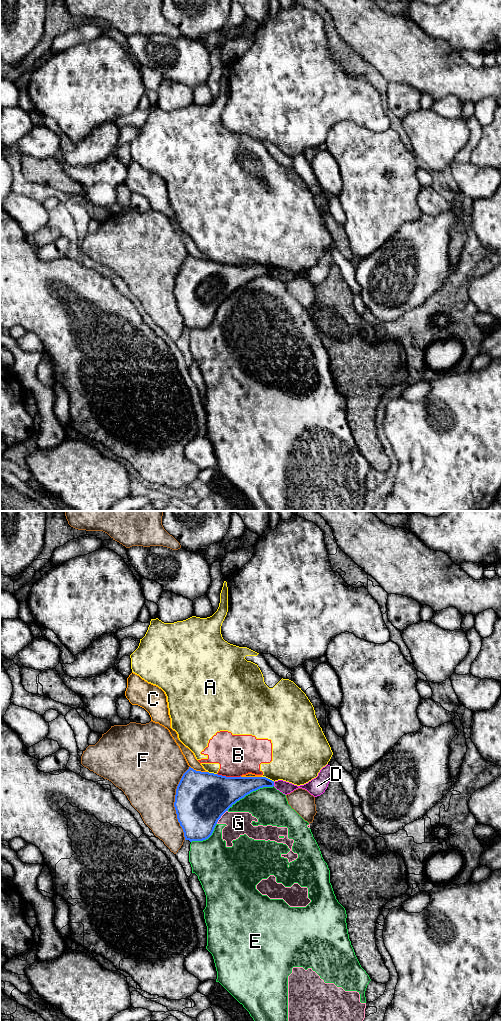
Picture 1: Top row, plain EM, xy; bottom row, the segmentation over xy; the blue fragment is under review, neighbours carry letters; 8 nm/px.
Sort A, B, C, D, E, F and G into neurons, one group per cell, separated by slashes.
A B / C / D / E G / F

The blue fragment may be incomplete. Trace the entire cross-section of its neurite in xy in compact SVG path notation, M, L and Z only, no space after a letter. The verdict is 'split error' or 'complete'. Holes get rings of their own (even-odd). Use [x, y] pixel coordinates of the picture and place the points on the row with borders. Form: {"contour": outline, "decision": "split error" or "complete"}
{"contour": "M189 767L177 786L174 802L177 819L183 829L185 840L192 842L208 839L218 820L233 804L253 791L273 786L274 781L266 777L226 777L196 771Z", "decision": "complete"}

